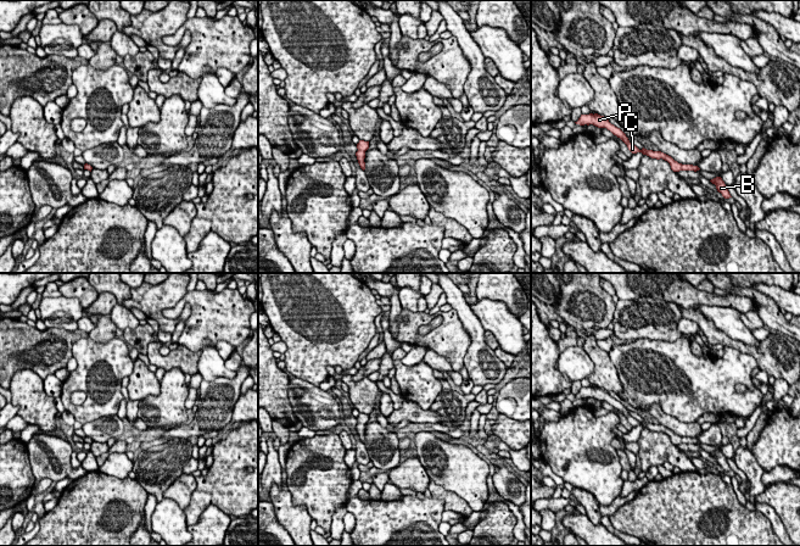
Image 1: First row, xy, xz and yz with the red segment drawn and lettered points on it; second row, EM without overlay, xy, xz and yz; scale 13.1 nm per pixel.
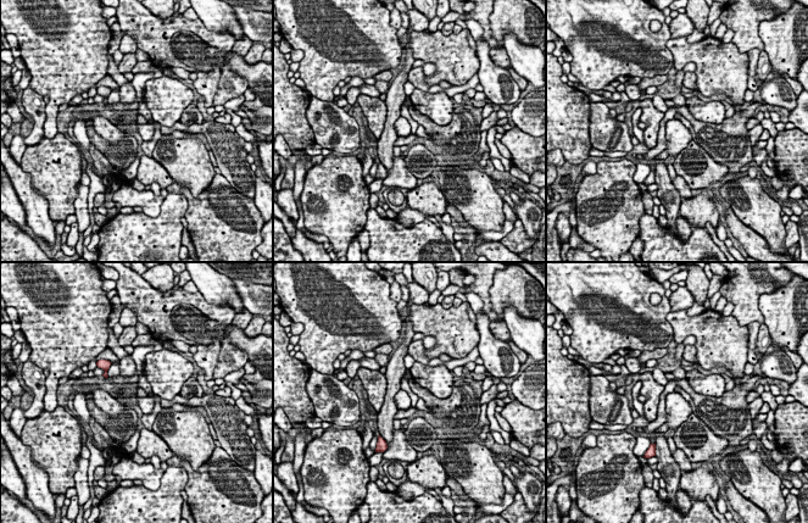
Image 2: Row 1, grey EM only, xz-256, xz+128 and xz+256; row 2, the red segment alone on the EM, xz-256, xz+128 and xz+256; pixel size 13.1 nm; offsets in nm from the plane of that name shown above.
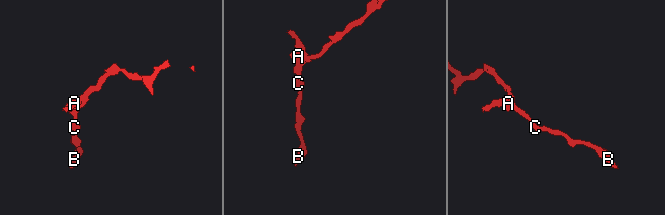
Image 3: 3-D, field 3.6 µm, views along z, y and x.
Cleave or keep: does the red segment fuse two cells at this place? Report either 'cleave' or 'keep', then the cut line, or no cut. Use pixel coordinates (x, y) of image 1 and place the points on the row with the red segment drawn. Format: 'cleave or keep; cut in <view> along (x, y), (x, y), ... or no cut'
keep; no cut

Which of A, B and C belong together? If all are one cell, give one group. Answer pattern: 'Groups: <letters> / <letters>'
Groups: A B C

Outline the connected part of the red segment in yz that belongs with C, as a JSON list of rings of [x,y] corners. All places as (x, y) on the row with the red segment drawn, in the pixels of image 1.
[[[589,113],[589,115],[581,115],[581,117],[578,118],[577,122],[575,122],[576,124],[580,126],[589,126],[593,124],[598,128],[606,128],[608,130],[610,130],[614,135],[616,135],[617,138],[620,138],[628,147],[628,150],[632,154],[637,154],[637,152],[642,152],[643,155],[647,155],[651,158],[656,158],[656,160],[665,160],[670,163],[671,169],[673,172],[679,172],[679,171],[699,171],[700,168],[698,166],[693,166],[693,165],[682,165],[678,163],[677,161],[675,161],[671,156],[661,152],[661,151],[653,151],[653,150],[647,150],[647,149],[642,149],[639,150],[636,145],[633,145],[628,138],[626,136],[626,134],[617,127],[615,127],[614,124],[611,124],[609,122],[609,119],[604,116],[600,116],[598,113]]]

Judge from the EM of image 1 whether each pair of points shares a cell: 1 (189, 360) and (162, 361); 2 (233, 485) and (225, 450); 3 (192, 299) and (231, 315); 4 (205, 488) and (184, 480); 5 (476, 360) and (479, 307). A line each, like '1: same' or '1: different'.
1: same
2: same
3: same
4: different
5: different

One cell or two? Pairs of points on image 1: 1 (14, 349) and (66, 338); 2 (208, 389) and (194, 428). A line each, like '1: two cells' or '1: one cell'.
1: one cell
2: one cell

